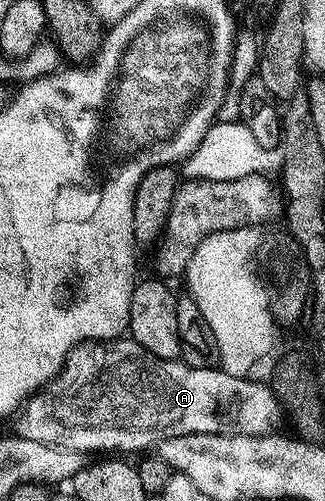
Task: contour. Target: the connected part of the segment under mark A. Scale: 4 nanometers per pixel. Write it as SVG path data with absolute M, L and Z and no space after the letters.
M116 338L113 340L87 340L83 344L78 344L74 350L69 353L67 360L63 364L56 376L48 380L42 387L35 389L25 401L25 410L27 408L27 431L25 436L33 442L41 442L45 446L54 448L64 448L74 452L90 454L90 452L99 452L95 454L127 454L123 452L139 452L151 450L156 446L162 445L168 440L177 438L183 434L225 434L226 436L269 436L276 431L279 424L279 412L281 416L281 405L278 396L270 387L267 388L257 381L251 380L247 376L234 376L218 368L191 368L184 364L182 359L162 360L149 350L145 350L136 340L130 338Z

